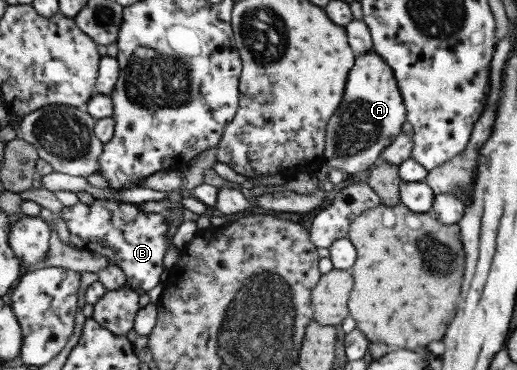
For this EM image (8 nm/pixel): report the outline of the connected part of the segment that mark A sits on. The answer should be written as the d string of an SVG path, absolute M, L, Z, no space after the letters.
M373 50L359 55L355 58L354 65L348 73L346 97L342 97L341 104L336 108L332 117L329 117L325 125L325 146L323 149L325 164L338 169L347 177L353 175L353 173L366 171L379 160L382 150L401 132L400 127L402 127L404 121L405 107L402 104L397 83L390 67Z

